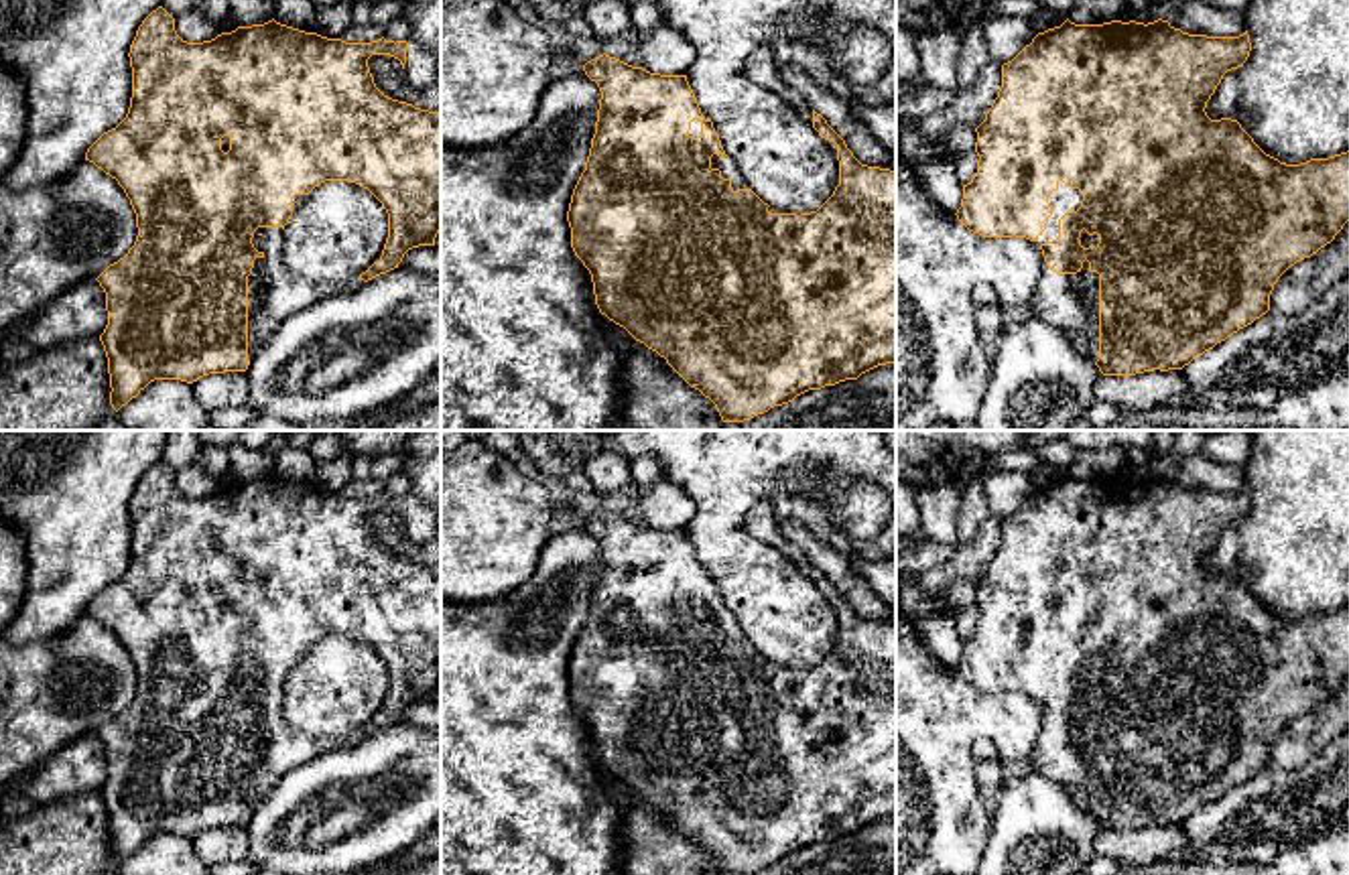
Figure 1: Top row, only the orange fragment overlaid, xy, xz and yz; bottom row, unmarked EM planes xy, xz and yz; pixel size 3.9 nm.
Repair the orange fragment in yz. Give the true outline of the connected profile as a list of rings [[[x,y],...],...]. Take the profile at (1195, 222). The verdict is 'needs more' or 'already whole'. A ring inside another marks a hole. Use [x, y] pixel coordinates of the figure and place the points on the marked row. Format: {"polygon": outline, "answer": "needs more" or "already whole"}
{"polygon": [[[1069,18],[1038,32],[1012,61],[1002,65],[1002,87],[985,120],[975,128],[977,173],[963,185],[957,219],[983,238],[1026,238],[1042,250],[1044,266],[1028,300],[1034,317],[1063,333],[1075,349],[1089,357],[1103,376],[1136,376],[1152,369],[1182,369],[1239,329],[1270,311],[1270,294],[1278,278],[1296,262],[1331,244],[1349,221],[1349,150],[1286,164],[1266,154],[1237,120],[1211,120],[1205,112],[1223,75],[1241,67],[1251,51],[1247,30],[1239,37],[1189,35],[1168,20],[1075,24]]], "answer": "needs more"}

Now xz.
{"polygon": [[[760,43],[744,59],[744,75],[790,106],[807,124],[811,124],[835,154],[839,164],[839,181],[833,195],[811,213],[782,213],[764,203],[744,179],[740,166],[725,154],[715,124],[687,81],[687,75],[660,75],[642,67],[632,67],[616,57],[599,55],[583,65],[585,75],[597,83],[601,91],[595,134],[591,138],[585,171],[581,173],[567,211],[571,227],[571,248],[591,274],[595,305],[616,325],[624,327],[636,341],[656,351],[666,363],[695,390],[709,398],[723,422],[744,422],[774,406],[792,402],[809,390],[821,390],[845,380],[857,380],[861,374],[896,363],[896,171],[861,164],[847,148],[845,140],[817,114],[809,102],[788,87],[778,71],[774,47]]], "answer": "needs more"}

